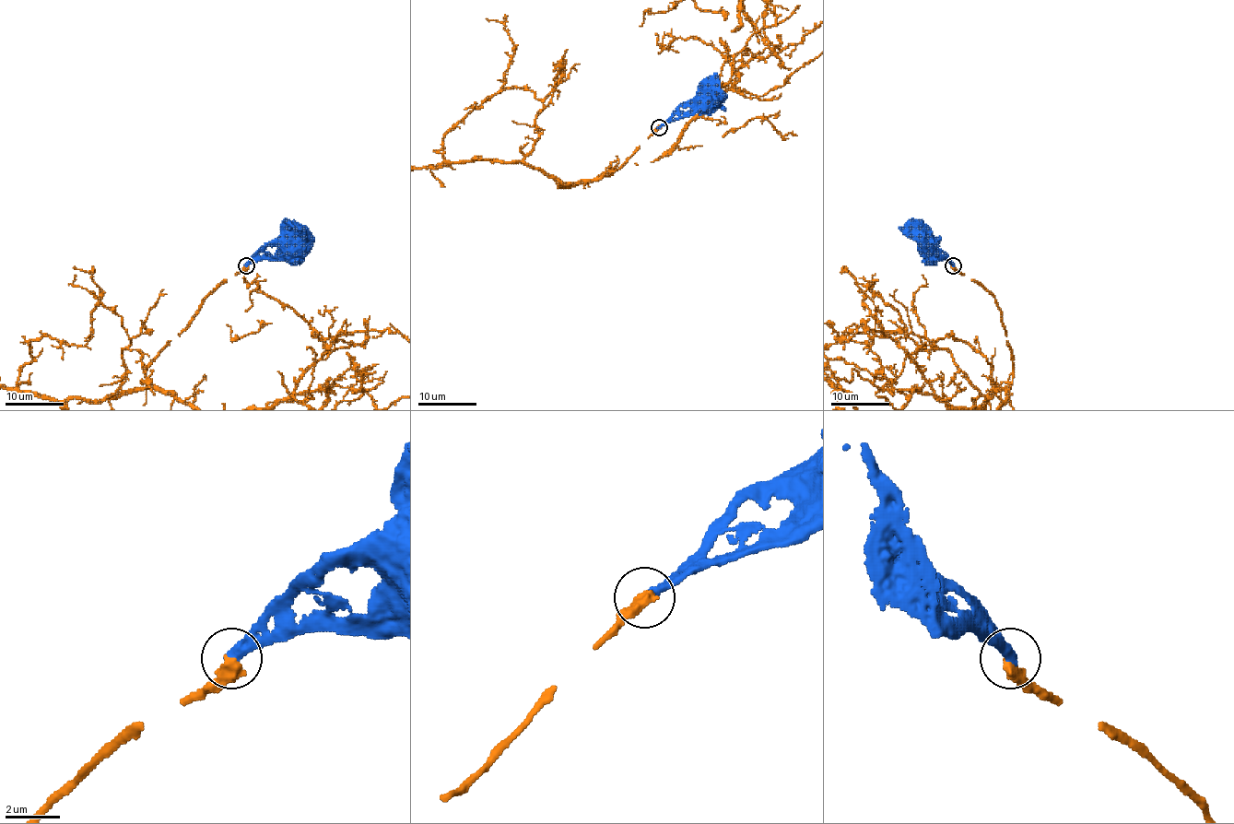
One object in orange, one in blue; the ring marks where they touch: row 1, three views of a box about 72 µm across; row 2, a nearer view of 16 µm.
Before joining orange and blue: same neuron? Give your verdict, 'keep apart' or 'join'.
keep apart

